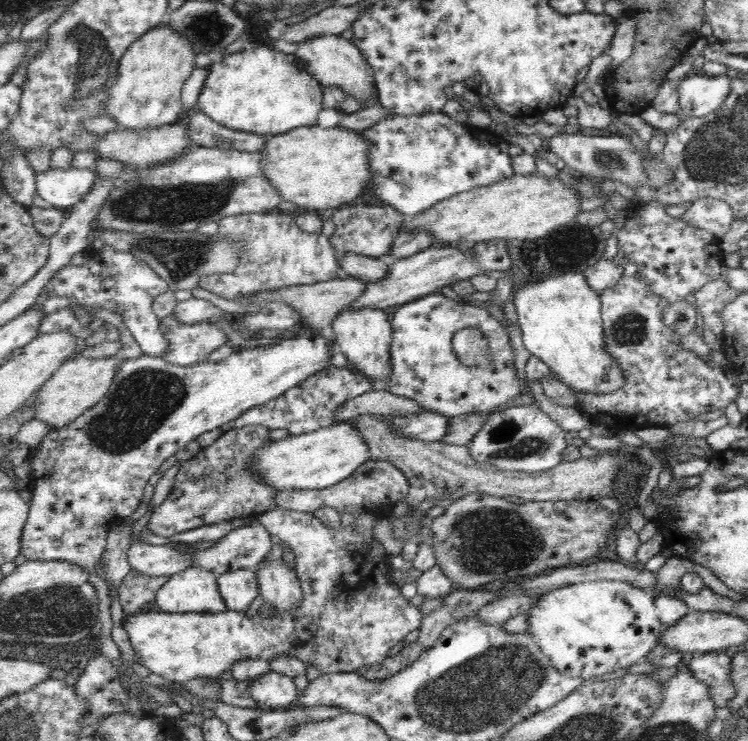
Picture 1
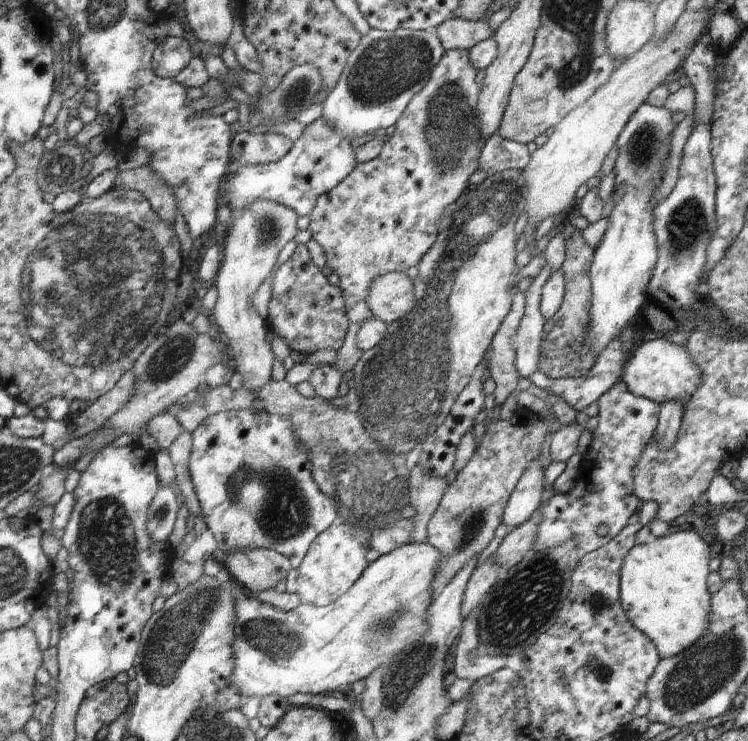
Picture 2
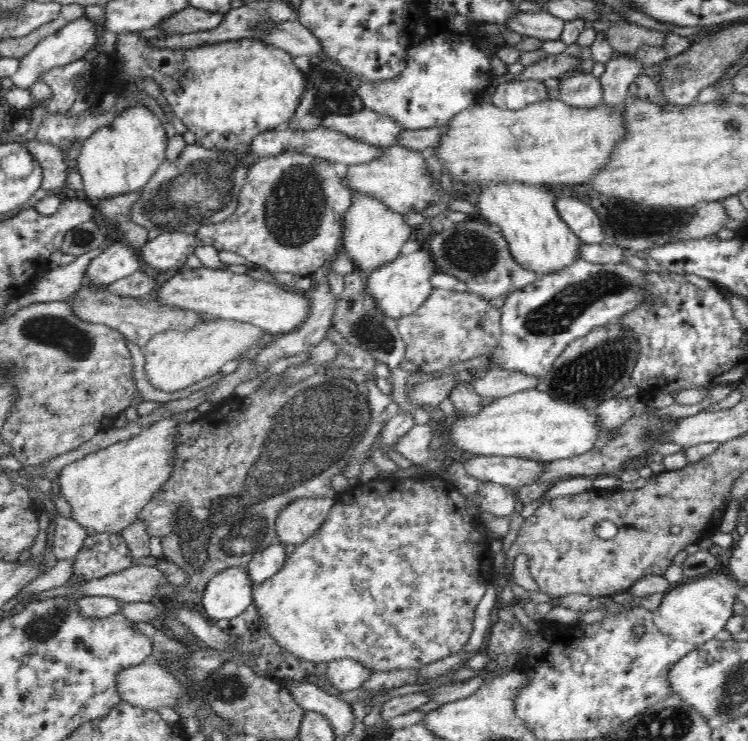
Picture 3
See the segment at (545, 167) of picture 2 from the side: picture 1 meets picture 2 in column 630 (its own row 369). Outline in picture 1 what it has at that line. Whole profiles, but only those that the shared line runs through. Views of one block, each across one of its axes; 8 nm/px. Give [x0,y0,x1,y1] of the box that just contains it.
[30,356,123,427]

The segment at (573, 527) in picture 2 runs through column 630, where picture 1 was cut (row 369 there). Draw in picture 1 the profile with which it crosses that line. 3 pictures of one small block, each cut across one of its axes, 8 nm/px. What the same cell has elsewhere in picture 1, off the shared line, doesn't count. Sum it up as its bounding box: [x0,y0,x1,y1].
[380,291,523,418]

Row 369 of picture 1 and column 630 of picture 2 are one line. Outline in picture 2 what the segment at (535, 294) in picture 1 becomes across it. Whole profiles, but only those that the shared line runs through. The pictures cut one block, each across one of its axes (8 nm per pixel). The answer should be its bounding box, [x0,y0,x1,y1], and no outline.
[619,531,712,659]

